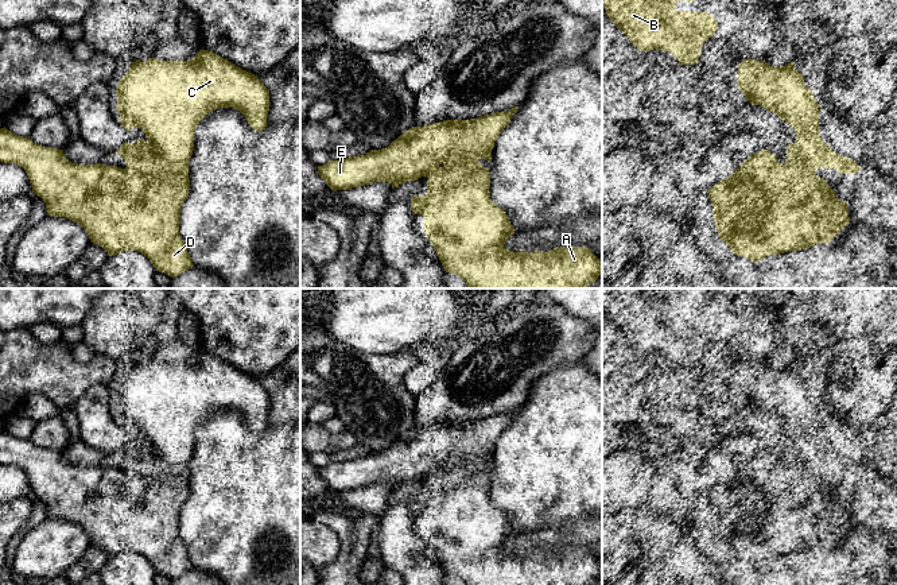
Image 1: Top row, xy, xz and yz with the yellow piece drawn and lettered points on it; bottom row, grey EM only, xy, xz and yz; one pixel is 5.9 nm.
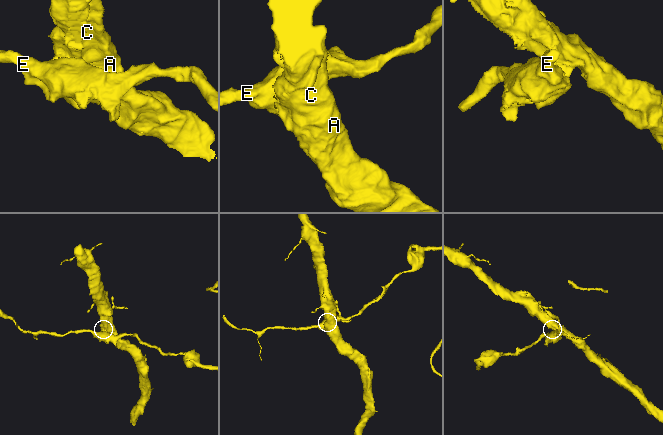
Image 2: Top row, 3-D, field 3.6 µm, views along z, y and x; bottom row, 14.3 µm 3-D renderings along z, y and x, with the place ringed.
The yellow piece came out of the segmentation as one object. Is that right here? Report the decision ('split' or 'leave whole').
split

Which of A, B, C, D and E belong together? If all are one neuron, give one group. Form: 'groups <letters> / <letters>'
groups A B C / D E

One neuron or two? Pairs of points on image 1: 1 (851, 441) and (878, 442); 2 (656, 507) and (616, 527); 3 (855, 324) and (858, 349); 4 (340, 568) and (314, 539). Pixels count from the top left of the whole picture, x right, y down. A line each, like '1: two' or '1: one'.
1: one
2: two
3: two
4: two

